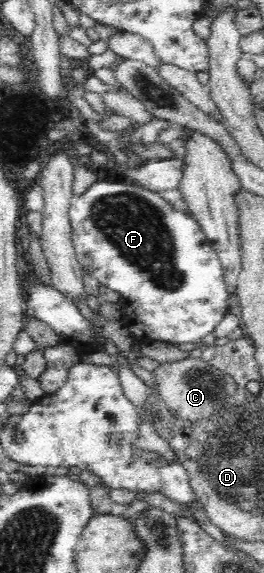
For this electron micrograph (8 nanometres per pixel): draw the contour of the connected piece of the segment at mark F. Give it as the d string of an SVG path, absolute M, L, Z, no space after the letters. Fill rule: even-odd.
M106 178L93 182L83 194L71 197L68 217L77 260L88 272L93 272L101 286L115 290L129 306L125 325L136 340L173 345L199 343L214 333L217 324L229 313L231 295L215 249L194 217L176 210L161 192L135 182L109 182Z

